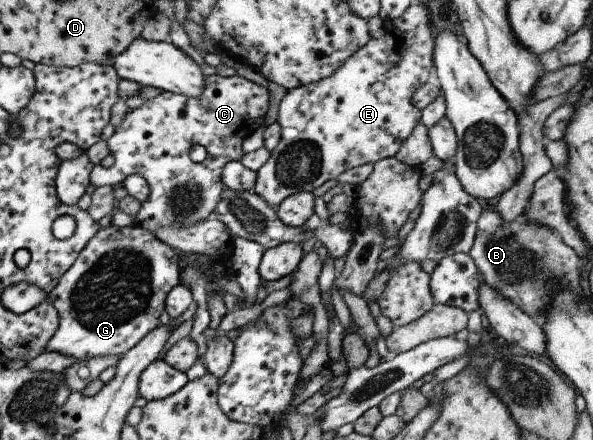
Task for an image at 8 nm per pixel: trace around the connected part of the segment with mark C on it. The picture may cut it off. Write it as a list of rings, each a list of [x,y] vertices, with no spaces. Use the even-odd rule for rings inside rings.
[[[240,76],[219,77],[204,84],[199,97],[185,97],[177,93],[162,92],[153,99],[146,101],[126,113],[125,117],[113,134],[105,140],[109,153],[113,155],[113,165],[103,168],[94,165],[89,173],[89,183],[93,187],[103,185],[121,185],[121,181],[129,175],[141,175],[147,181],[149,194],[147,199],[139,206],[139,211],[133,217],[133,223],[143,227],[145,231],[153,233],[159,227],[171,225],[195,225],[198,221],[205,221],[219,203],[222,183],[222,171],[230,161],[240,161],[241,141],[251,133],[255,125],[264,119],[267,111],[267,90]],[[193,145],[201,145],[205,149],[205,159],[201,163],[193,163],[189,159],[189,148]]]

